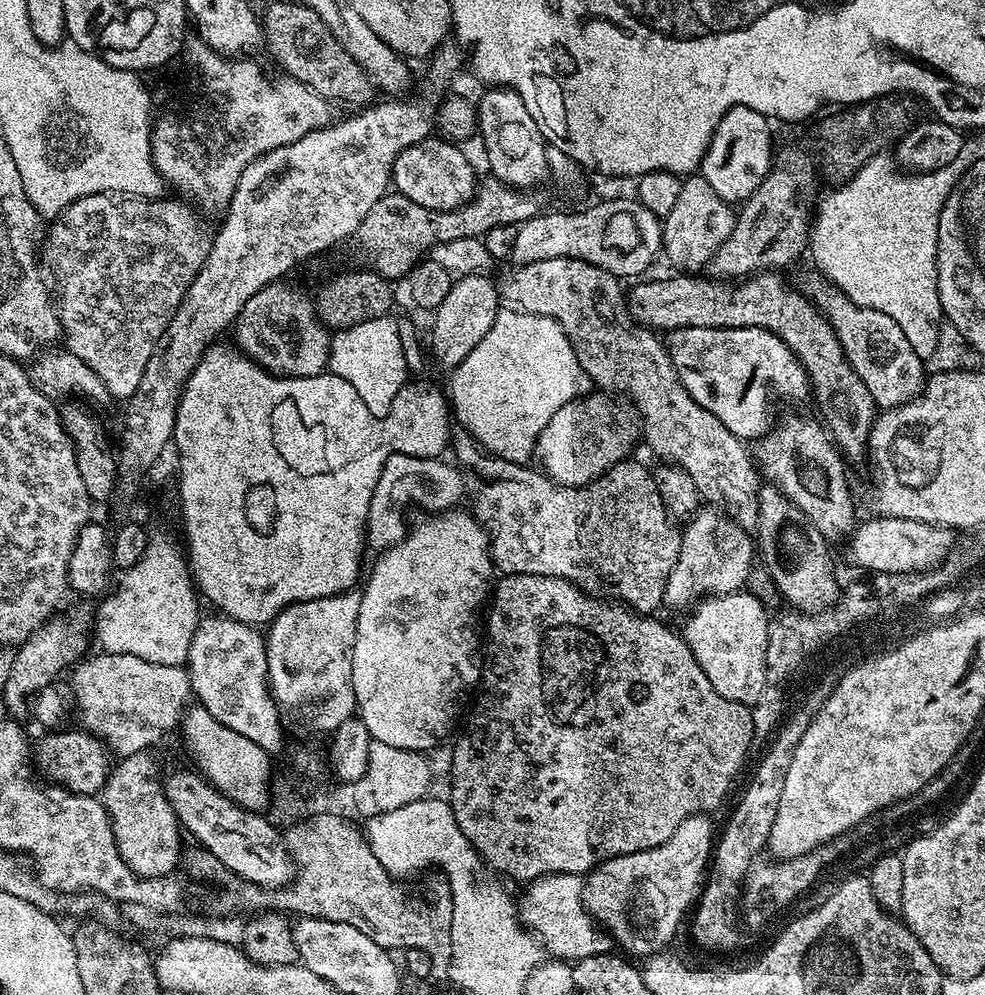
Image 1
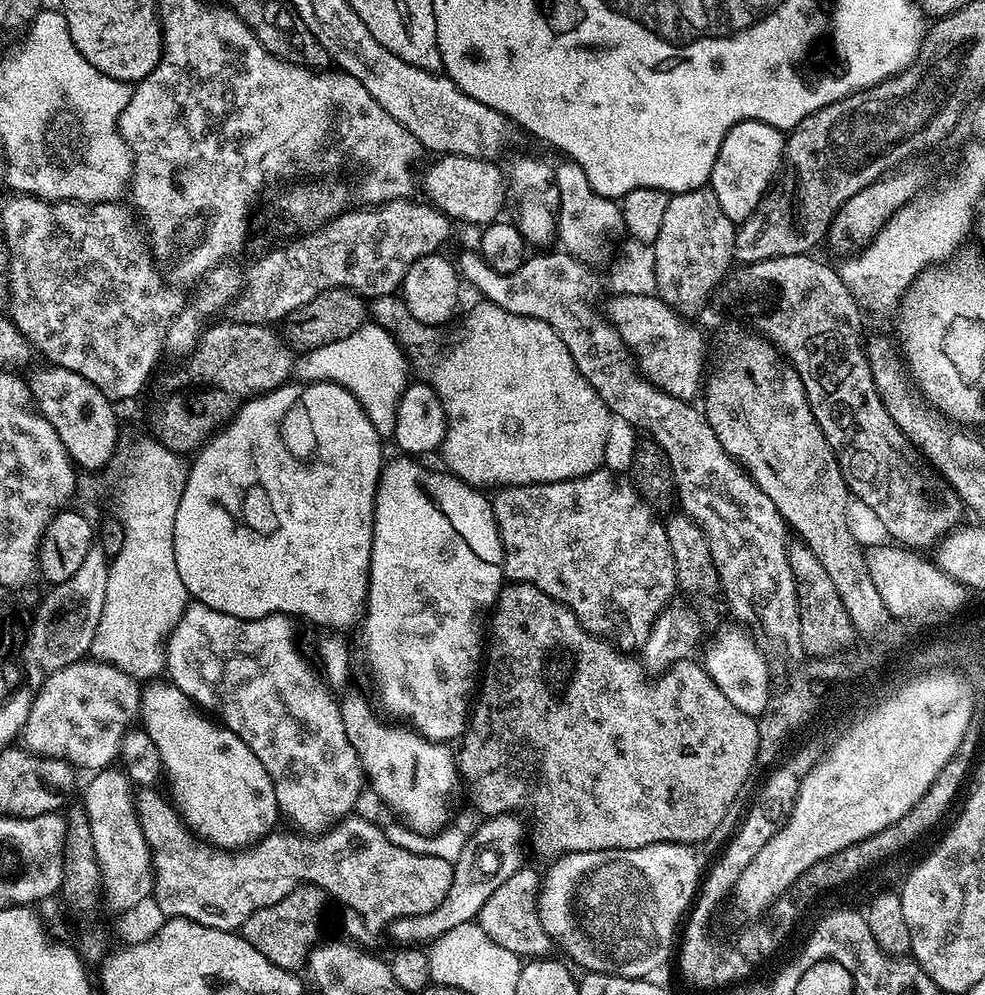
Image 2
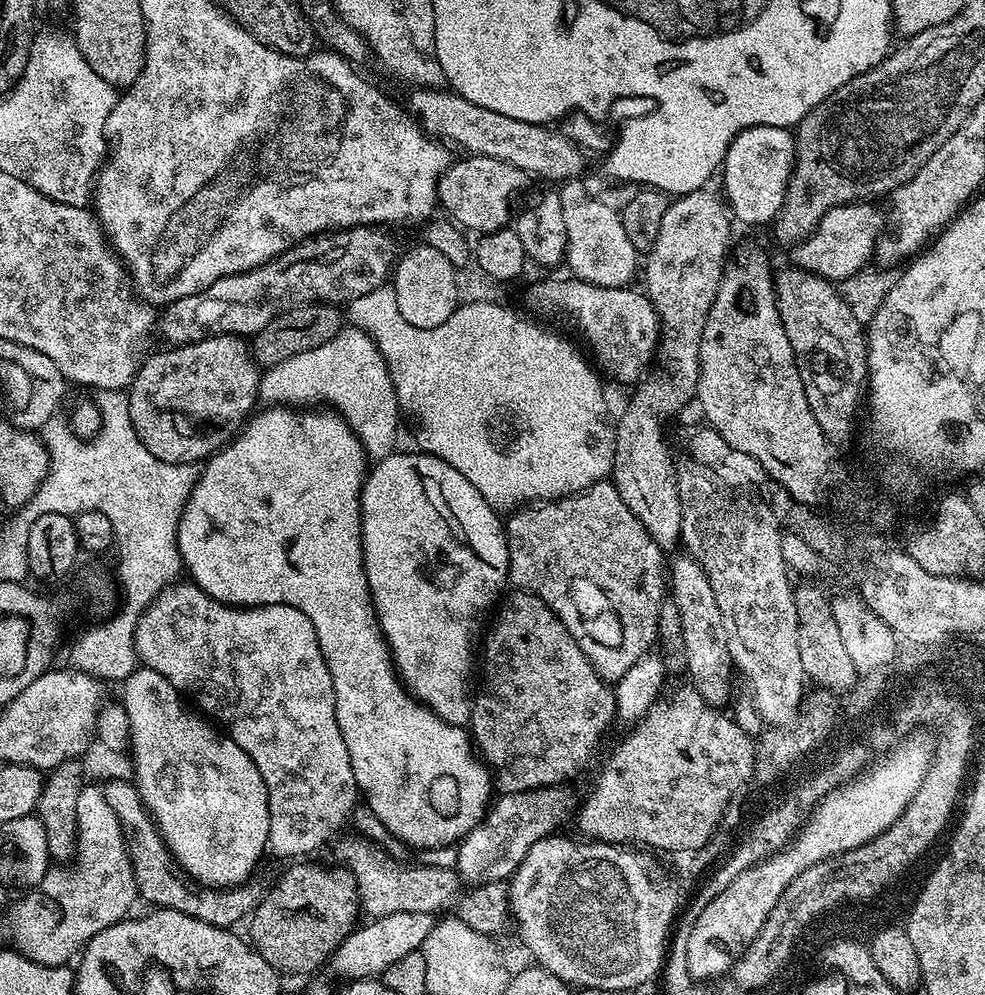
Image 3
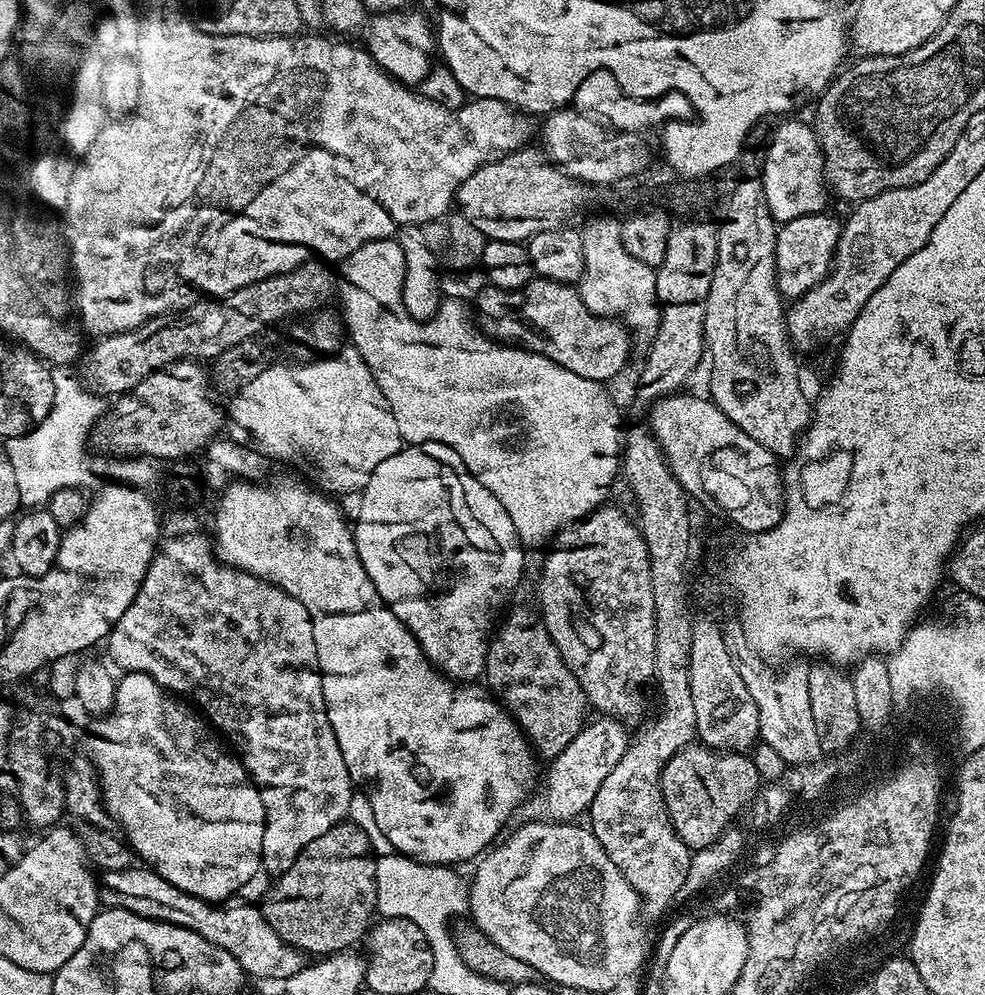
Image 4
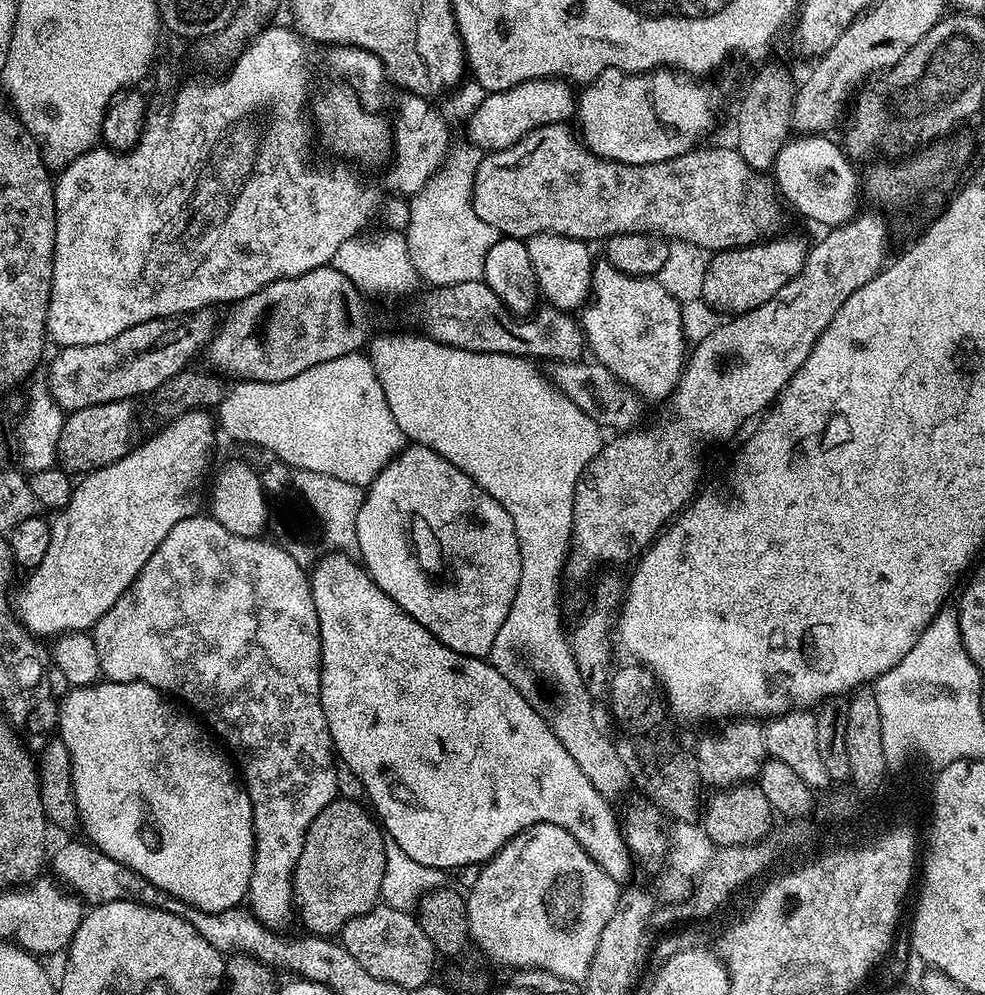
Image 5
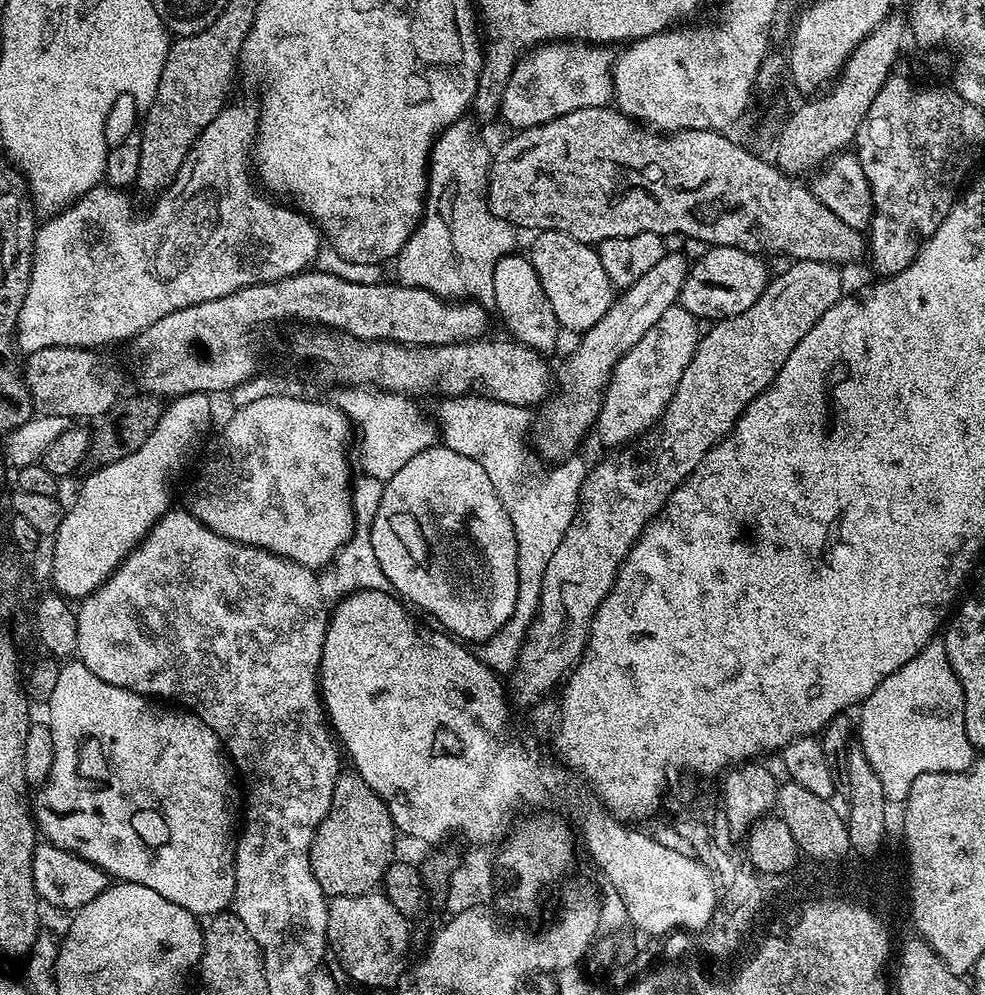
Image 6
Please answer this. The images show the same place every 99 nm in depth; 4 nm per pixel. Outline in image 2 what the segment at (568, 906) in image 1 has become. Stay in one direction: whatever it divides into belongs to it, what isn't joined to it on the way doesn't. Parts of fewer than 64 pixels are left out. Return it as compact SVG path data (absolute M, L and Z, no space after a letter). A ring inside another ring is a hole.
M522 866L516 873L512 874L506 882L498 886L494 890L490 898L487 899L485 906L480 911L478 923L480 928L486 931L486 934L496 944L502 946L503 949L510 950L515 956L524 960L543 959L549 957L554 950L551 937L545 932L545 928L541 922L539 912L539 898L542 894L542 876L532 868Z

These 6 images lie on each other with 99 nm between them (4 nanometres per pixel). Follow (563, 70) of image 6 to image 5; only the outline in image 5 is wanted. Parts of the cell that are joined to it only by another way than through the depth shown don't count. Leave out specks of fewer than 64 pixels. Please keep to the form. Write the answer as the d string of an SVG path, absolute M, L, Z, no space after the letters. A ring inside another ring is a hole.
M550 79L527 80L510 90L490 92L482 106L478 106L478 110L474 110L466 122L466 128L469 128L467 139L481 150L497 152L518 142L535 128L571 121L571 116L573 119L578 108L577 97L574 92L572 96L571 90L573 91L567 83Z

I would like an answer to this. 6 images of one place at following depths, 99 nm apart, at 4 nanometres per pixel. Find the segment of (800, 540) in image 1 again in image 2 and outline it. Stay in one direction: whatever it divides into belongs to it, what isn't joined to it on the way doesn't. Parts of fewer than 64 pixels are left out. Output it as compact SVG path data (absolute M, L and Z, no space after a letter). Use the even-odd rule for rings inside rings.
M792 542L788 545L788 561L796 587L801 649L809 657L829 656L844 649L851 649L854 644L852 619L850 614L846 614L846 606L842 606L838 586L834 586L830 574L826 574L822 562L818 562L818 554L814 554L814 550L810 550L810 546L802 542Z

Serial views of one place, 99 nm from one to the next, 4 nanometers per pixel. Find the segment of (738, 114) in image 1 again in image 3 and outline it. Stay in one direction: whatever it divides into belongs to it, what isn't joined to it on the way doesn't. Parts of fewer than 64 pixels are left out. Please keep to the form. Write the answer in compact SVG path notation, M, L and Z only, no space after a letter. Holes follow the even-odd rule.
M754 126L741 130L728 147L722 165L722 196L731 215L744 224L769 225L775 221L784 204L784 191L788 189L788 180L795 167L796 138L789 129L778 126Z

